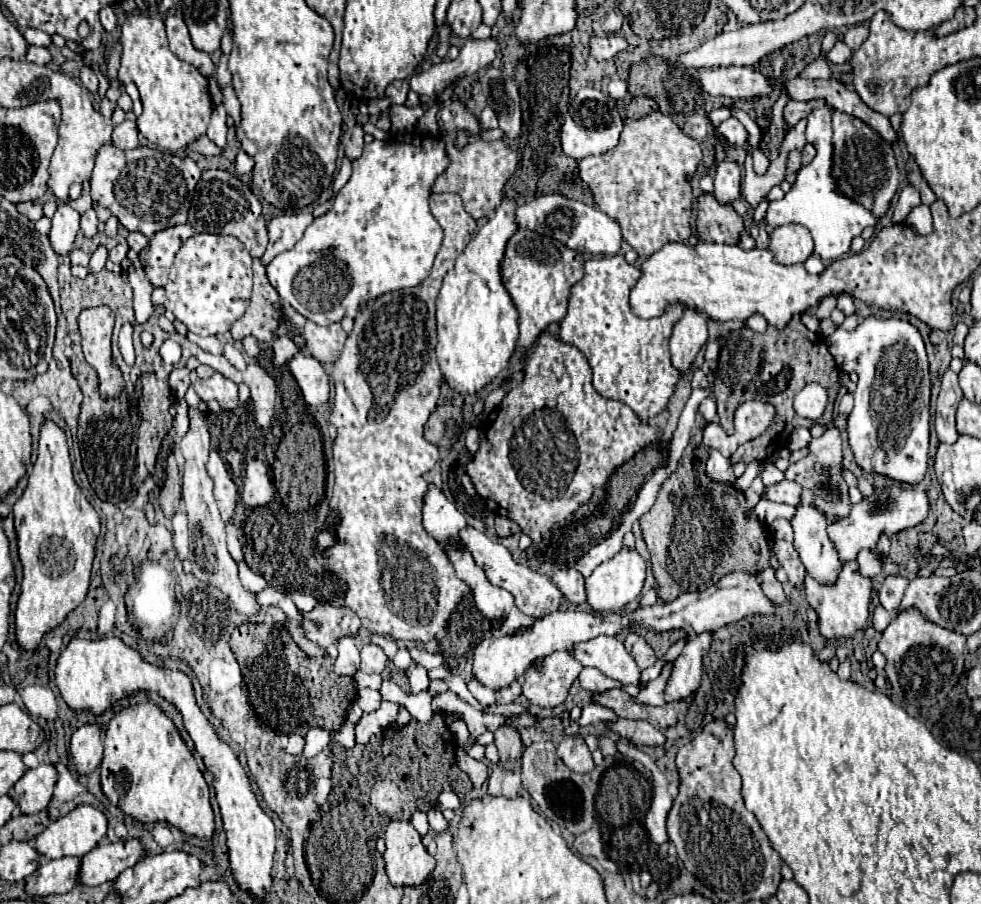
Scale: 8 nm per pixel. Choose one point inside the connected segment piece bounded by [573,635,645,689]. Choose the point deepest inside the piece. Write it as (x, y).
(607, 654)

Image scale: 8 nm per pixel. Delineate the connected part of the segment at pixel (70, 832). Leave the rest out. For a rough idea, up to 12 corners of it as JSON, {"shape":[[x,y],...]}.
{"shape":[[77,805],[35,839],[45,859],[83,857],[107,837],[107,817]]}

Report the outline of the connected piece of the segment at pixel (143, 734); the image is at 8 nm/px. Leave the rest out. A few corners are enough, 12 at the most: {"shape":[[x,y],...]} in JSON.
{"shape":[[153,701],[113,715],[101,787],[203,839],[209,785]]}

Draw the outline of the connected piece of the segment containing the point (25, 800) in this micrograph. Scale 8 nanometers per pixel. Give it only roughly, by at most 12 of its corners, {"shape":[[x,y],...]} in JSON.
{"shape":[[53,763],[29,769],[13,787],[25,815],[39,813],[53,799]]}

